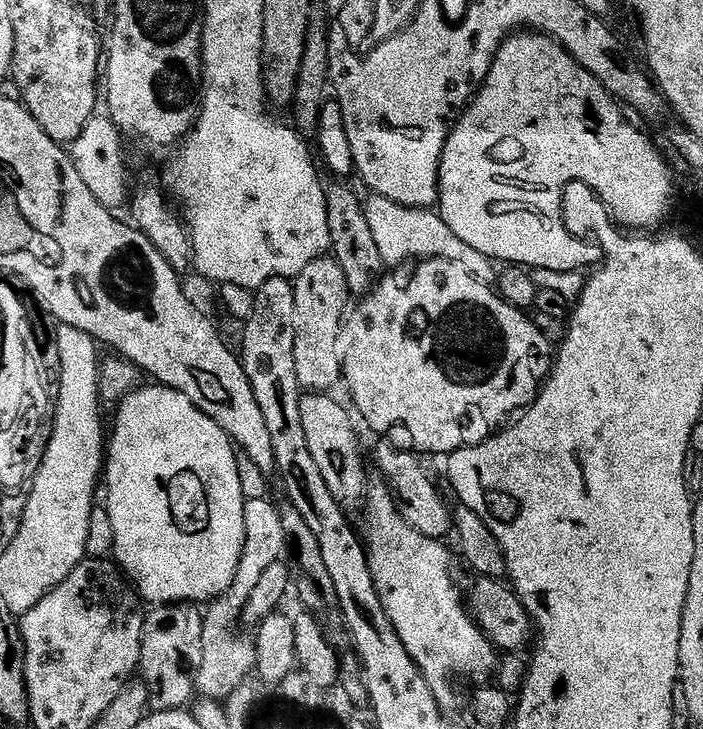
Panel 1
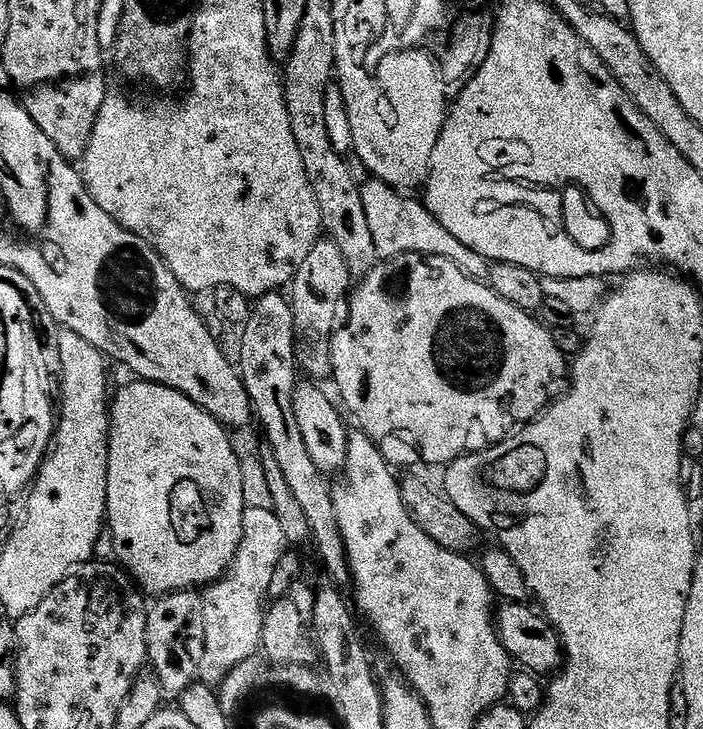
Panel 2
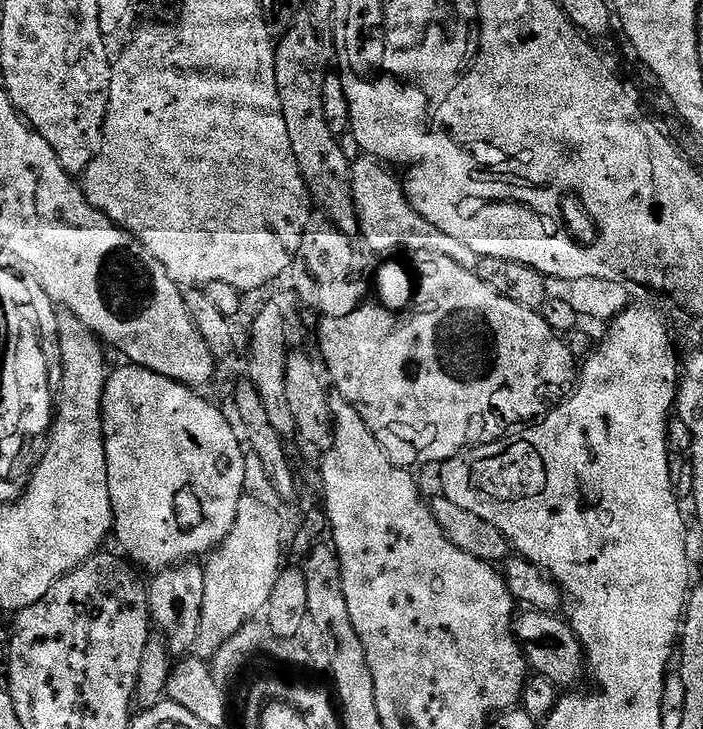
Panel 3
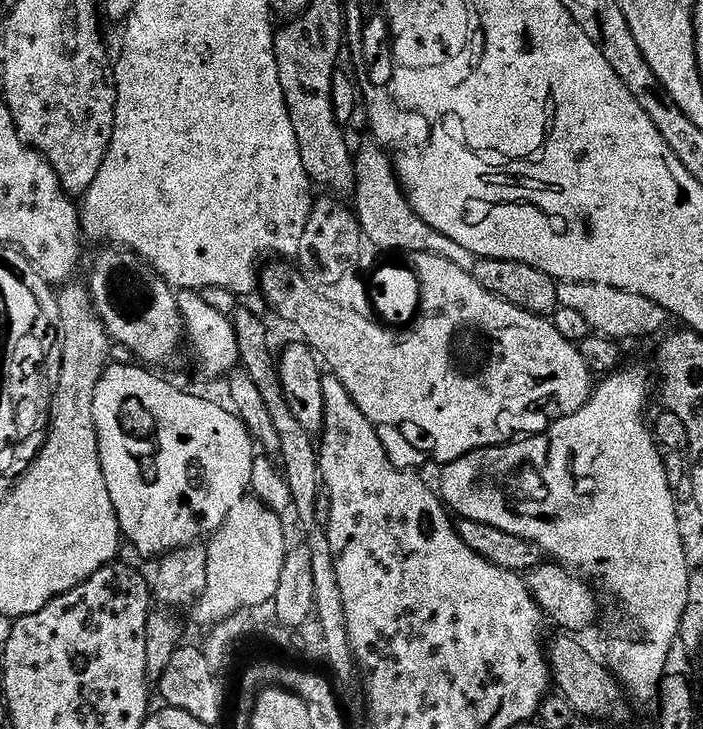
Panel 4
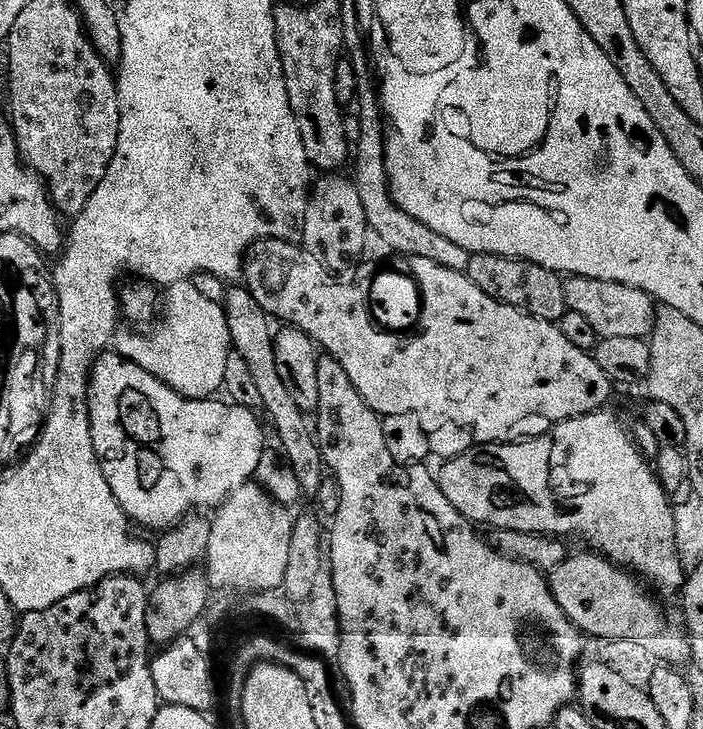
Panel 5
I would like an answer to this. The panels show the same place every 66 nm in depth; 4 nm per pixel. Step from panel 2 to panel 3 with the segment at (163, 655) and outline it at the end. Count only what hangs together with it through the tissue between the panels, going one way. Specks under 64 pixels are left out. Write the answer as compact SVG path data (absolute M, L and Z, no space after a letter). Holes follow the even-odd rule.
M185 562L162 572L148 588L148 610L152 614L152 623L168 646L173 657L184 658L188 652L200 643L202 626L202 602L206 594L204 568L196 562Z

